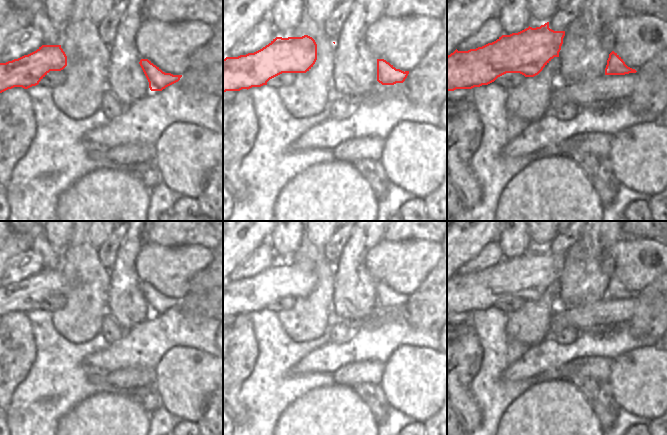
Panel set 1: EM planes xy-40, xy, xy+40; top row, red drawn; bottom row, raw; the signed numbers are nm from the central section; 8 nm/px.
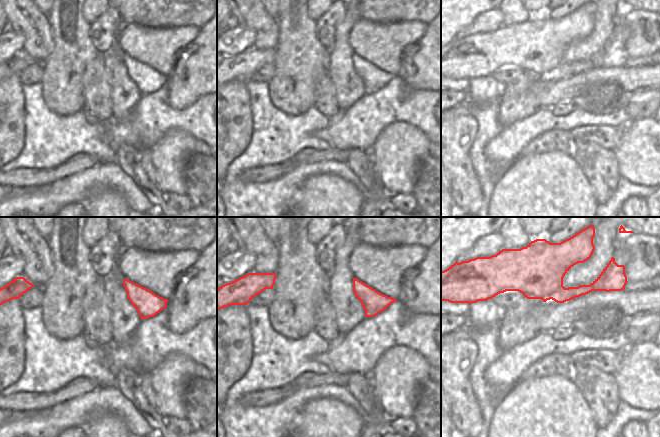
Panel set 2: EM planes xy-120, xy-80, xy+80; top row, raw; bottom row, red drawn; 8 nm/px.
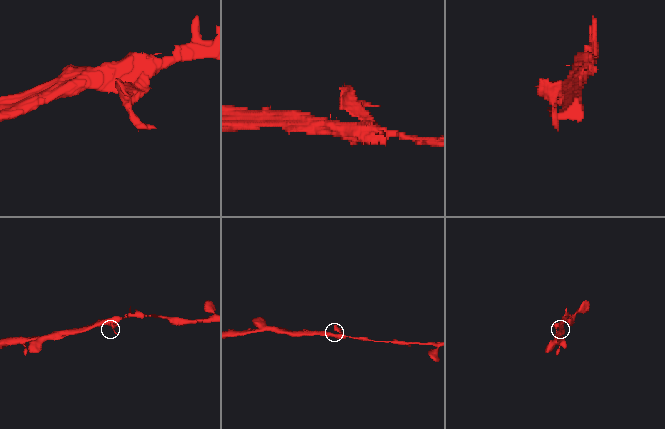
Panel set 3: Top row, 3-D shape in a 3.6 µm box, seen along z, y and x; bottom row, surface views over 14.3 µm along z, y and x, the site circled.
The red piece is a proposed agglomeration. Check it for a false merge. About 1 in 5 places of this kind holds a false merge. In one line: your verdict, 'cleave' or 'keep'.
cleave

